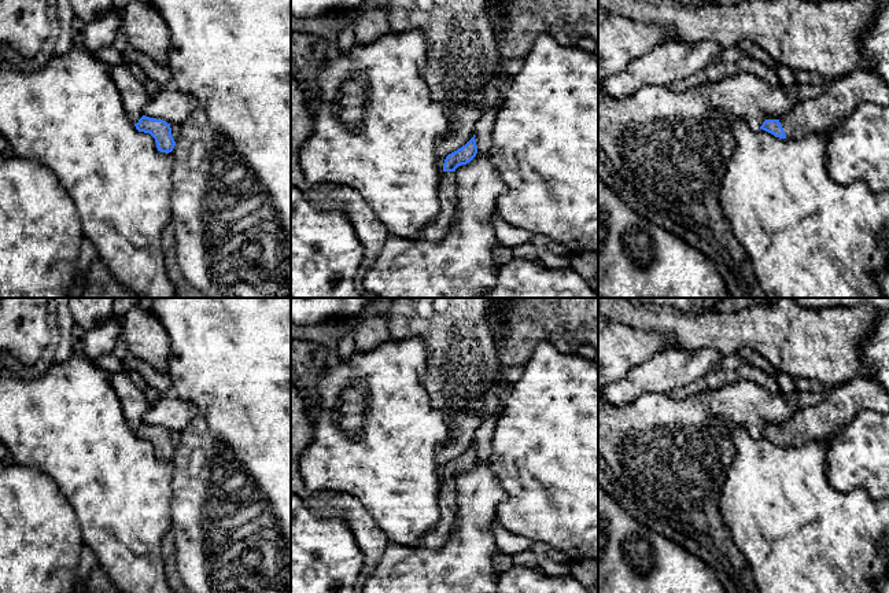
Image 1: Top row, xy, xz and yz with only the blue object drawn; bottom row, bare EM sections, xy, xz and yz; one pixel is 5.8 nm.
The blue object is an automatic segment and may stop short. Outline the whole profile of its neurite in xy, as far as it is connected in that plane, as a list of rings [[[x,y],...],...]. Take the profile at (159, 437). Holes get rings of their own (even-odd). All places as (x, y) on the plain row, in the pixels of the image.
[[[143,423],[134,434],[139,439],[150,441],[155,446],[158,458],[166,461],[173,458],[176,449],[166,428]]]

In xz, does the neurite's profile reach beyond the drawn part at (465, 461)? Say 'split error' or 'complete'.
split error

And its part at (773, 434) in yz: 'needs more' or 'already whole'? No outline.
needs more

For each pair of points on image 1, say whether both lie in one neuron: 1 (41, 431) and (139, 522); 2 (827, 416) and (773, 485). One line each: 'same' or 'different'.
1: same
2: different

